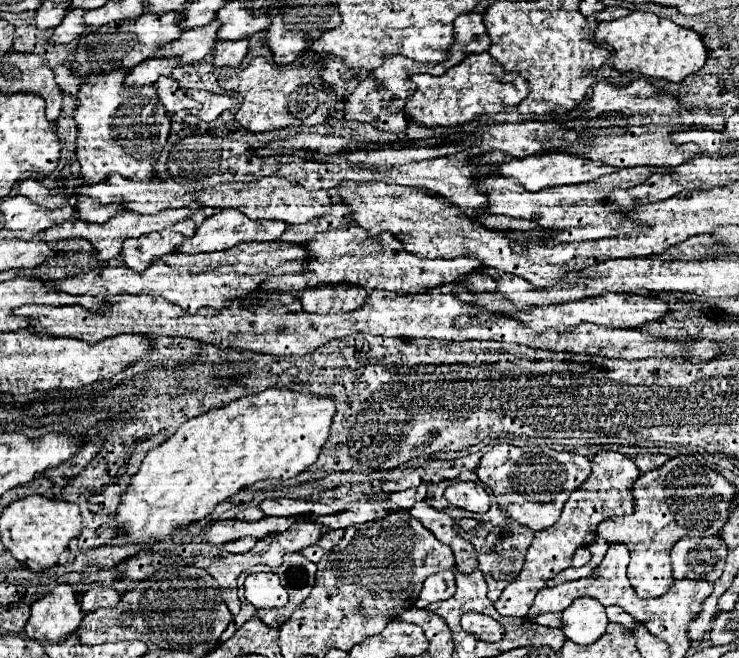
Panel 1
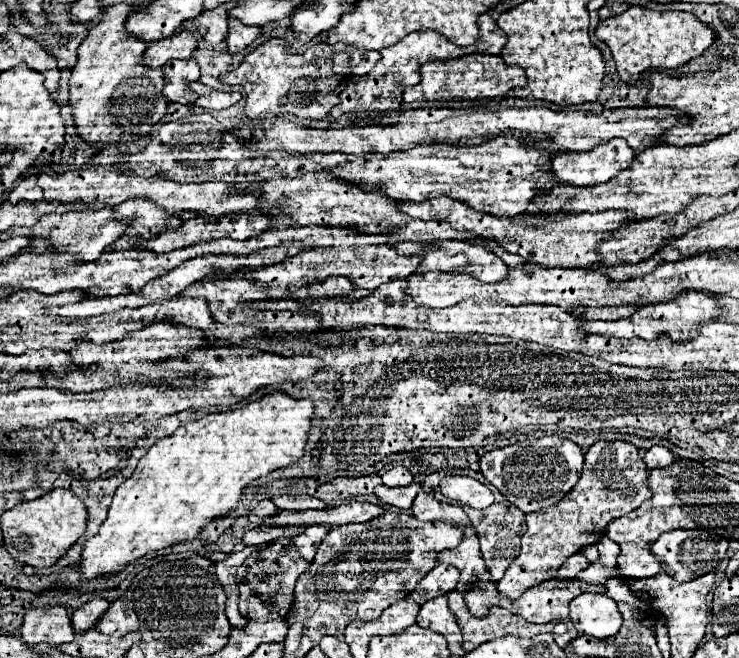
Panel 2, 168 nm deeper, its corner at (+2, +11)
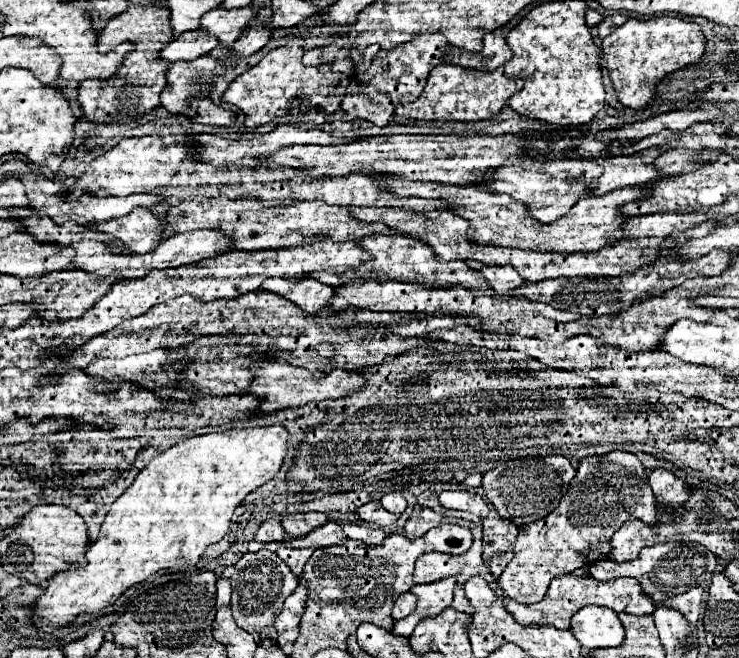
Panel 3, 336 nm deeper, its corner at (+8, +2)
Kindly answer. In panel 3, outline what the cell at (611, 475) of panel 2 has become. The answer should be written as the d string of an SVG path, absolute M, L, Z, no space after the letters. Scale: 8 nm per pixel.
M611 451L605 455L583 457L571 487L557 509L541 521L519 529L515 555L497 583L509 599L517 603L535 603L545 595L551 579L605 559L609 555L611 529L615 531L615 527L627 519L653 523L655 515L657 507L653 491L649 489L647 471L633 453Z

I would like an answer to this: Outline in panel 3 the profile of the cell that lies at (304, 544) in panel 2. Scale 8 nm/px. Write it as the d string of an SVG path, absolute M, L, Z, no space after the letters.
M279 547L277 549L277 555L289 565L289 569L293 571L293 575L301 577L303 573L303 567L309 559L309 555L313 555L313 547L307 547L307 549L289 549L289 547Z

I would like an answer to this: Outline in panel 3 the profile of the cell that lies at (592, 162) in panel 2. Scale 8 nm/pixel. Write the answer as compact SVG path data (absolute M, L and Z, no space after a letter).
M648 148L637 155L617 155L607 157L603 161L603 173L597 179L597 187L593 189L593 195L605 195L609 191L621 189L621 187L635 187L641 183L649 183L657 177L657 171L652 163L661 154L660 148Z

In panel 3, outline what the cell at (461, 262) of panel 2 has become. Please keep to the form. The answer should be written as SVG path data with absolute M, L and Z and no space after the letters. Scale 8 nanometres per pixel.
M465 261L469 267L477 269L483 273L483 277L487 279L489 287L495 293L507 293L515 287L521 287L525 281L519 277L519 273L513 267L505 267L505 265L483 265L479 261Z

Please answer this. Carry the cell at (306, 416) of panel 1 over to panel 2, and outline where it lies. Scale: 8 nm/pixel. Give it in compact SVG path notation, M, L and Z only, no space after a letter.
M277 392L237 410L207 414L177 428L175 434L171 434L169 438L153 444L149 452L139 460L133 476L117 488L109 506L109 516L101 524L99 532L85 540L79 562L81 580L109 578L123 572L131 562L149 552L195 540L207 522L223 518L237 508L243 488L249 486L255 478L265 476L277 468L291 466L301 458L311 428L311 418L313 402L309 398L295 400L287 394Z

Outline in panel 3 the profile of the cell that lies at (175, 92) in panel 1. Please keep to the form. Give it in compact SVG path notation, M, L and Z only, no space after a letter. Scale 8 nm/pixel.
M197 57L195 61L171 63L165 71L167 85L161 91L161 105L169 113L193 117L191 101L195 97L207 97L213 75L221 75L223 65L211 57Z

